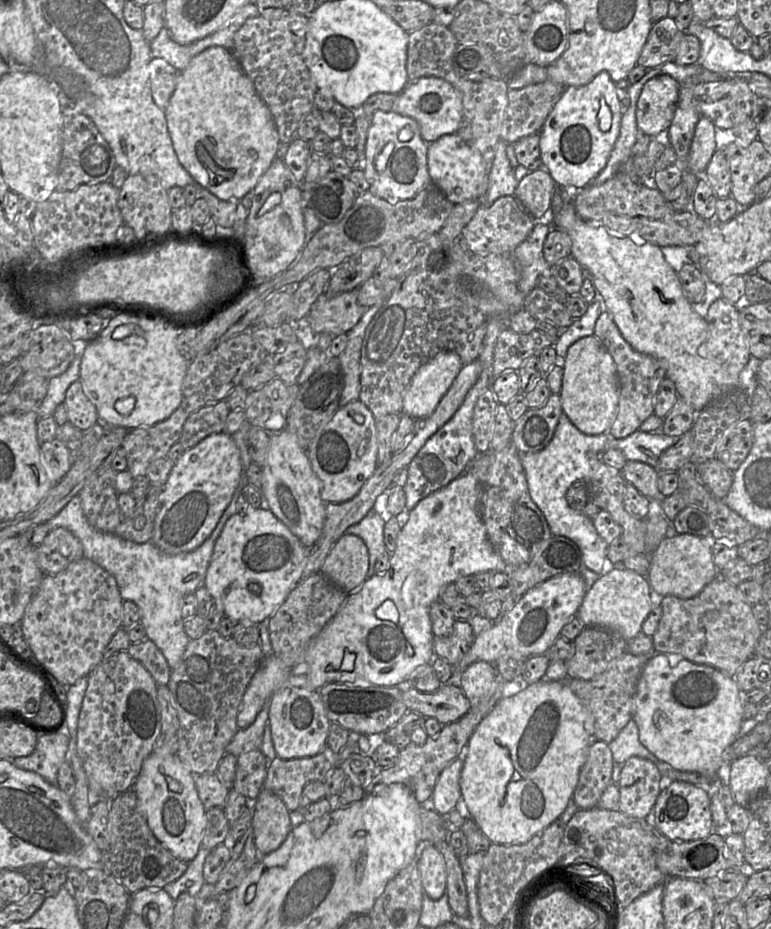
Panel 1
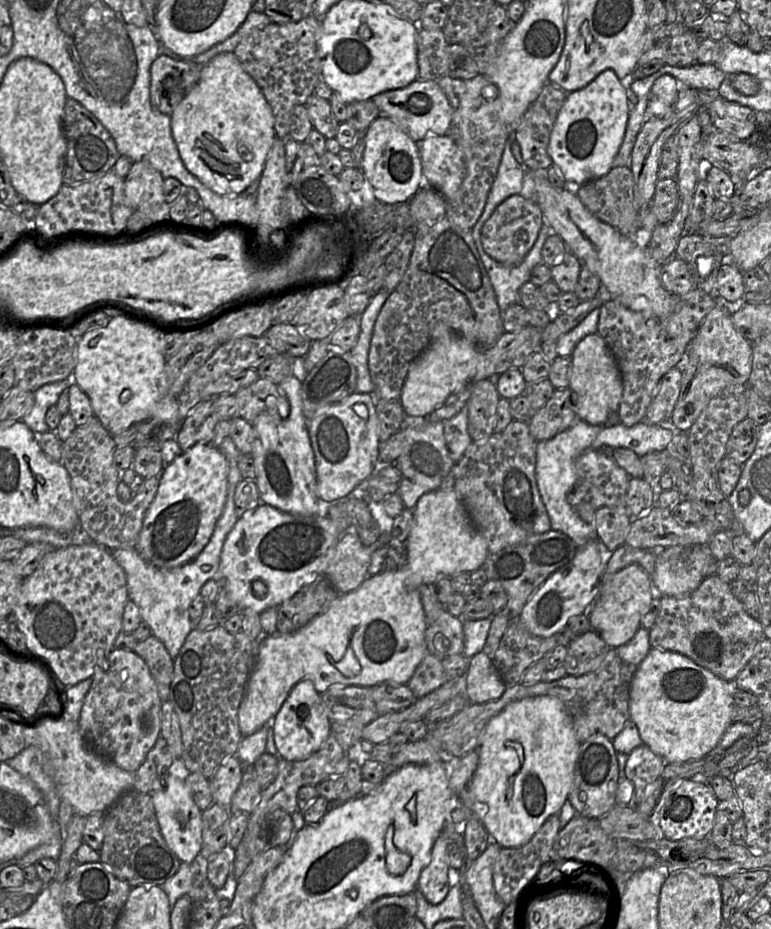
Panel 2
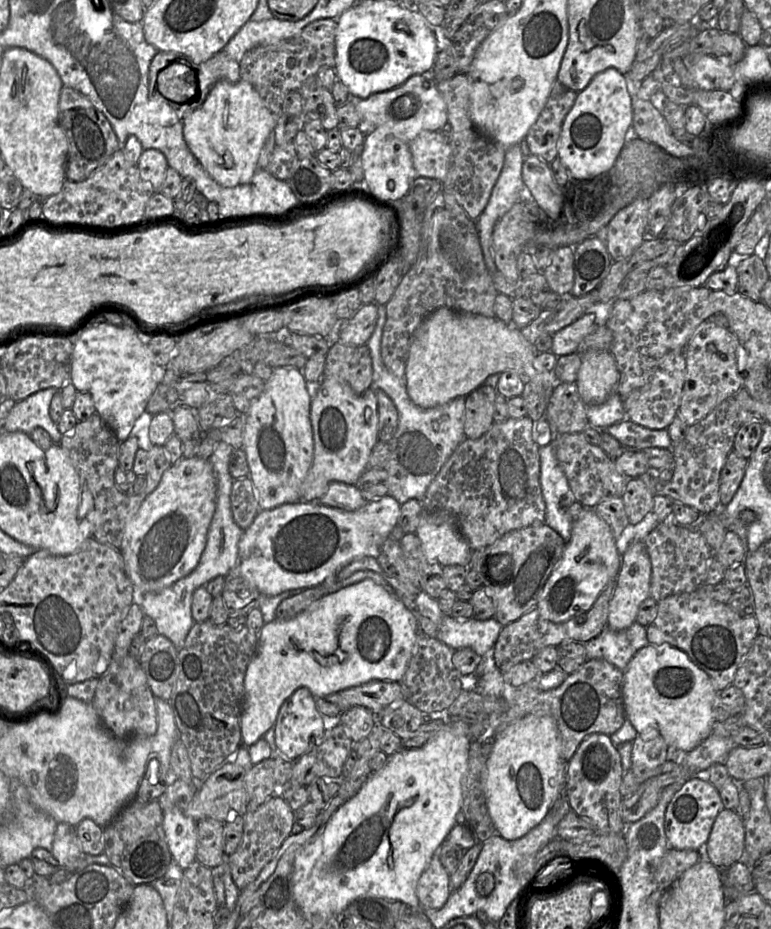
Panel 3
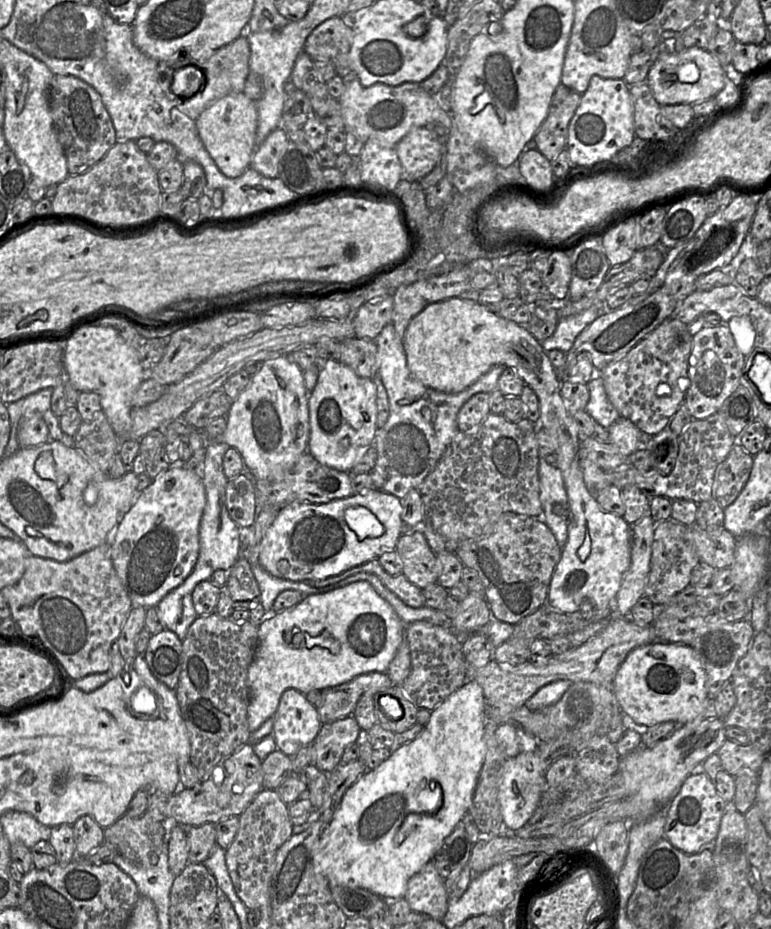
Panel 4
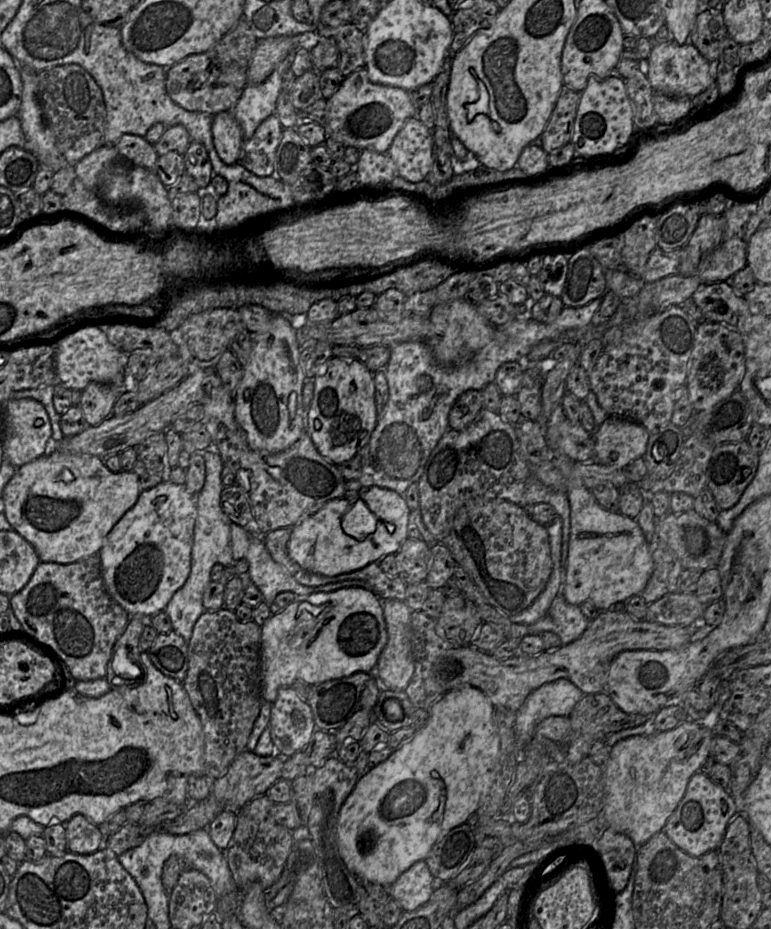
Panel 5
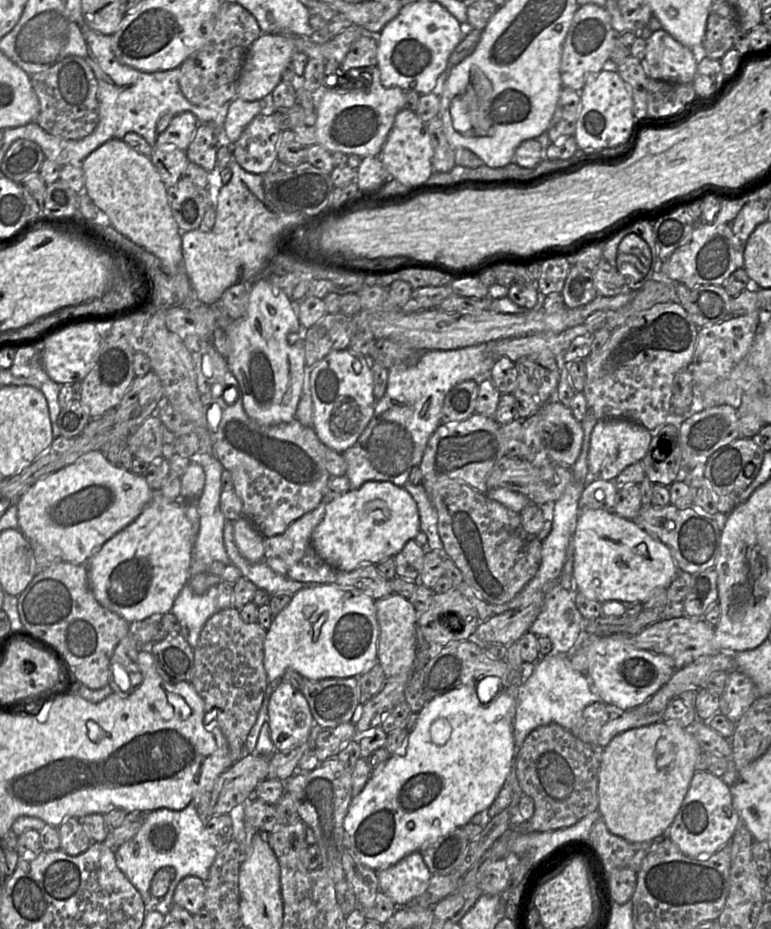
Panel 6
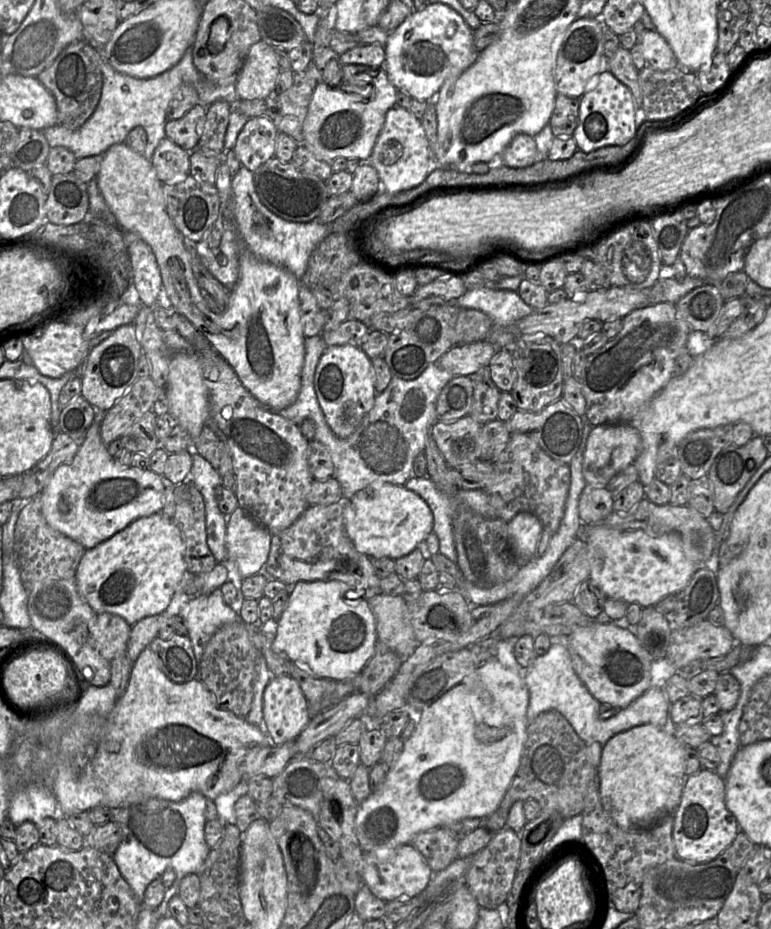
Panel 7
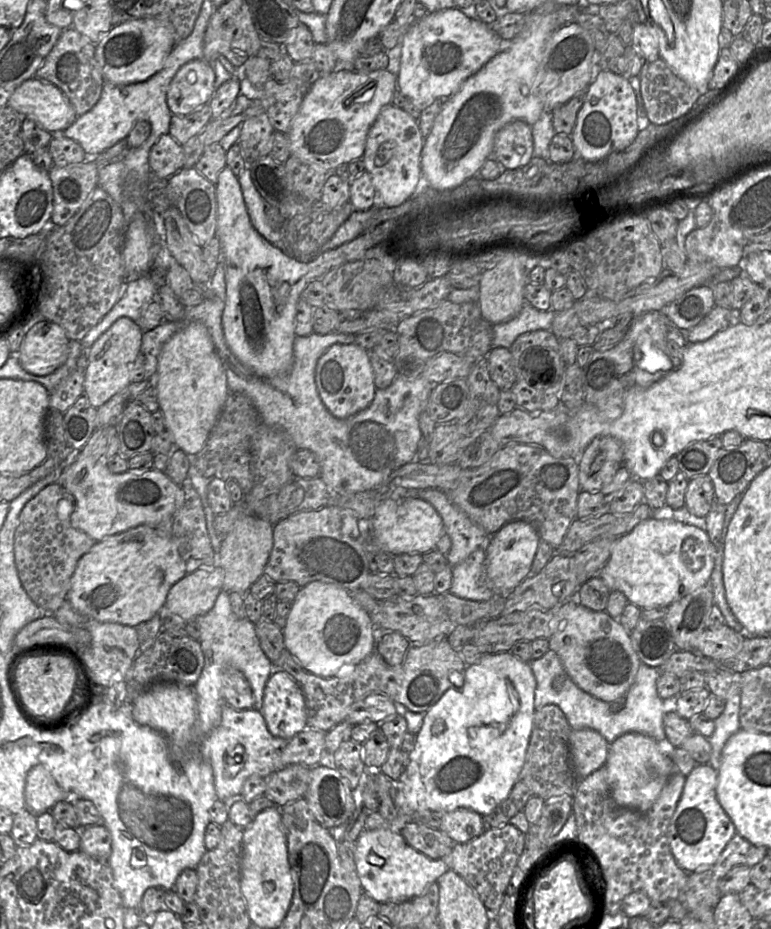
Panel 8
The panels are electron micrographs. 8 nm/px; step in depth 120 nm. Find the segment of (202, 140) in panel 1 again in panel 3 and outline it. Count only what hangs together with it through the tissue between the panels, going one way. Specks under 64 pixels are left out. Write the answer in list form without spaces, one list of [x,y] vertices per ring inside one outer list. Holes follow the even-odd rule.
[[[218,81],[203,104],[183,118],[184,140],[208,174],[224,187],[235,187],[250,181],[257,170],[261,149],[277,118],[259,93],[247,81]]]

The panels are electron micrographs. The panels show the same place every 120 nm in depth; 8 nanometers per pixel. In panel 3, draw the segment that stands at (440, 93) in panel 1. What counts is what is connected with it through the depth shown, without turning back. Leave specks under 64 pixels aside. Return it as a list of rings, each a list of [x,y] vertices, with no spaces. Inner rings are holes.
[[[430,74],[413,75],[394,89],[374,93],[368,98],[355,99],[355,106],[362,119],[358,128],[364,135],[377,127],[385,127],[406,143],[410,143],[422,131],[439,131],[448,123],[445,100]]]

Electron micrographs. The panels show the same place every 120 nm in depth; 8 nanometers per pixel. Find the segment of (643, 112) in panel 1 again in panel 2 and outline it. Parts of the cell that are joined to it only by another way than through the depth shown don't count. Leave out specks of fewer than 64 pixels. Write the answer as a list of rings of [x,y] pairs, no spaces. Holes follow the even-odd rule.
[[[663,74],[658,77],[648,96],[645,121],[650,117],[664,117],[671,110],[680,87],[677,79],[670,74]]]

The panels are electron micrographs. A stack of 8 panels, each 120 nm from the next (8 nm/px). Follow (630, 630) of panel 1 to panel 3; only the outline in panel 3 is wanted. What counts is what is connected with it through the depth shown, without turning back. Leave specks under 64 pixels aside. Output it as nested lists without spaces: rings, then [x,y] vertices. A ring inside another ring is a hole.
[[[633,542],[622,555],[616,588],[609,603],[608,628],[620,631],[636,622],[640,604],[650,597],[651,569],[644,543]]]

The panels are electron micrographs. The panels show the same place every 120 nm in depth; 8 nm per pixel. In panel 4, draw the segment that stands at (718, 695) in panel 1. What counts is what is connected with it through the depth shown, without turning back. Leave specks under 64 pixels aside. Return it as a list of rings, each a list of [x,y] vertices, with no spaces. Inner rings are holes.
[[[654,641],[633,649],[619,666],[612,681],[612,690],[617,703],[624,714],[635,723],[645,726],[673,721],[682,725],[702,718],[706,691],[706,672],[698,654],[693,648],[685,644]]]

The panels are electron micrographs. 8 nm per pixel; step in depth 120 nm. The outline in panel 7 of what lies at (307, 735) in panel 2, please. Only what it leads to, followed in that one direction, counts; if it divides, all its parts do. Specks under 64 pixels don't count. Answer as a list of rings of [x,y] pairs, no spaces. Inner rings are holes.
[[[290,675],[274,676],[263,696],[263,722],[271,743],[281,745],[295,741],[311,718],[298,682]]]

